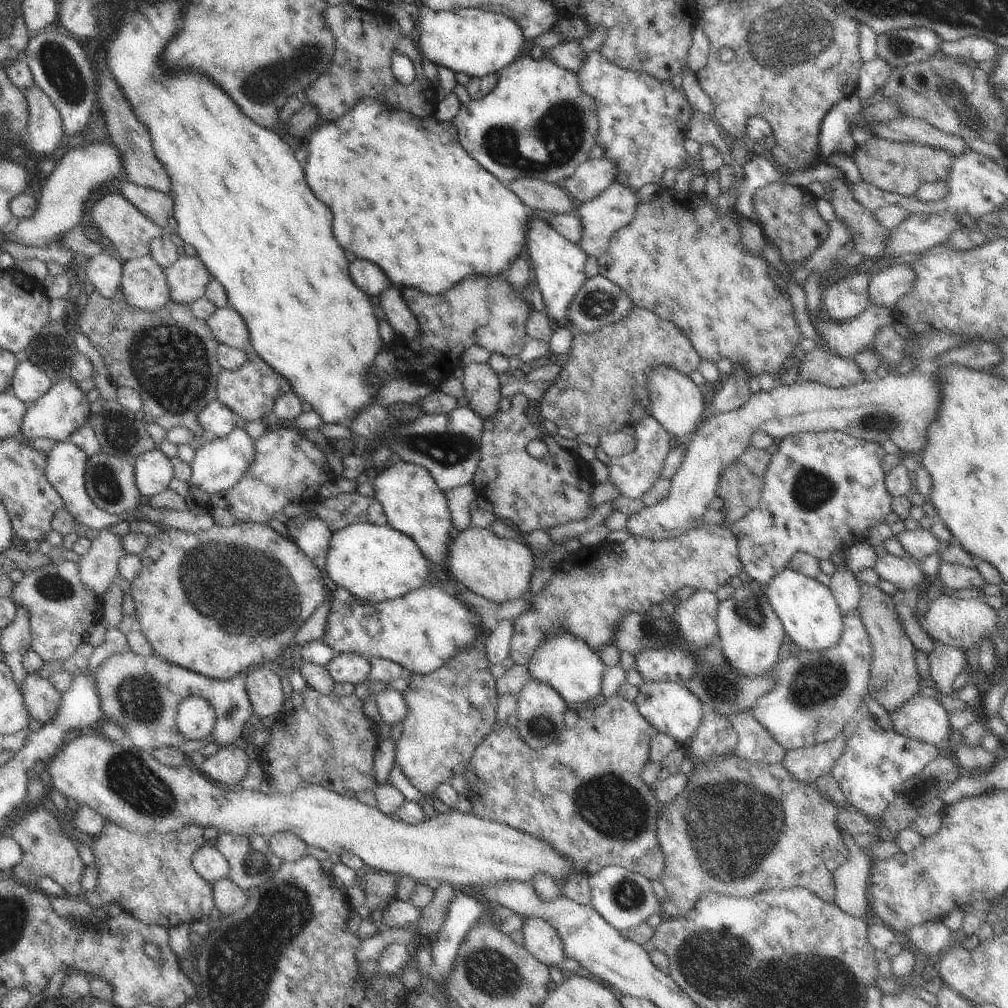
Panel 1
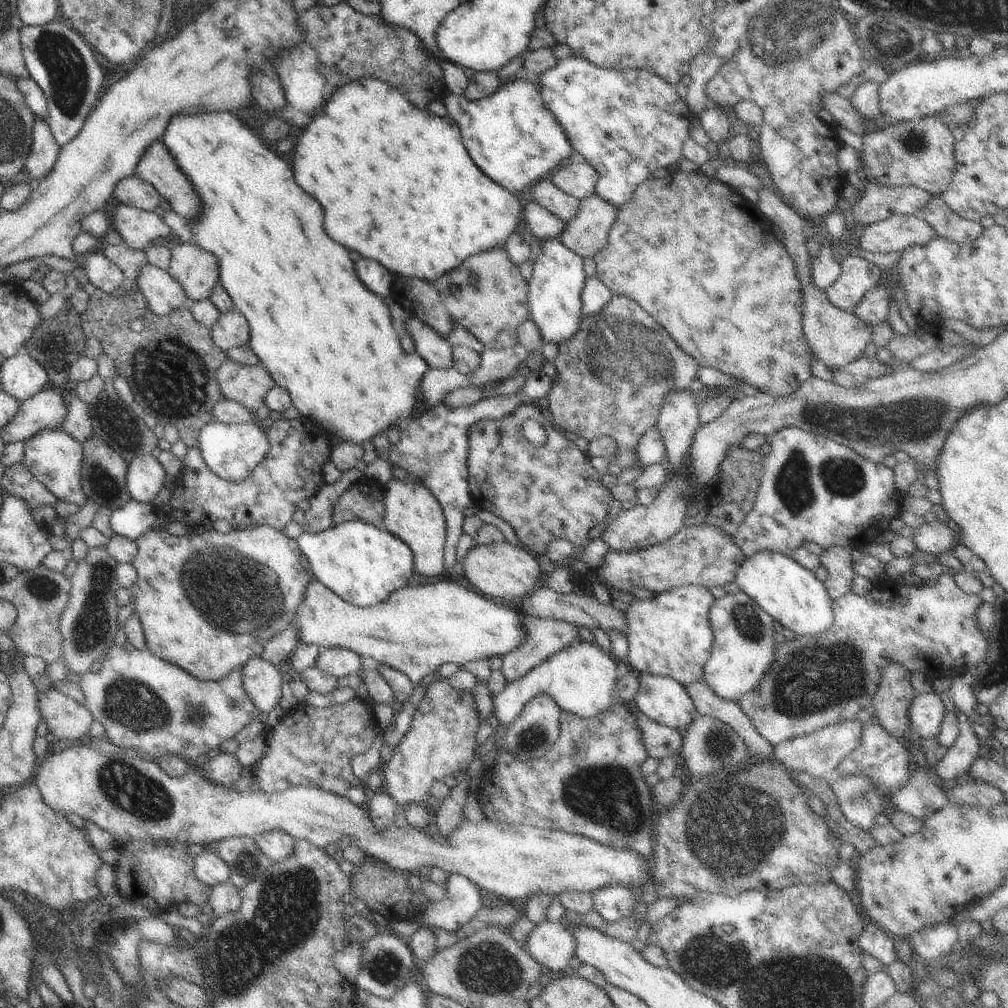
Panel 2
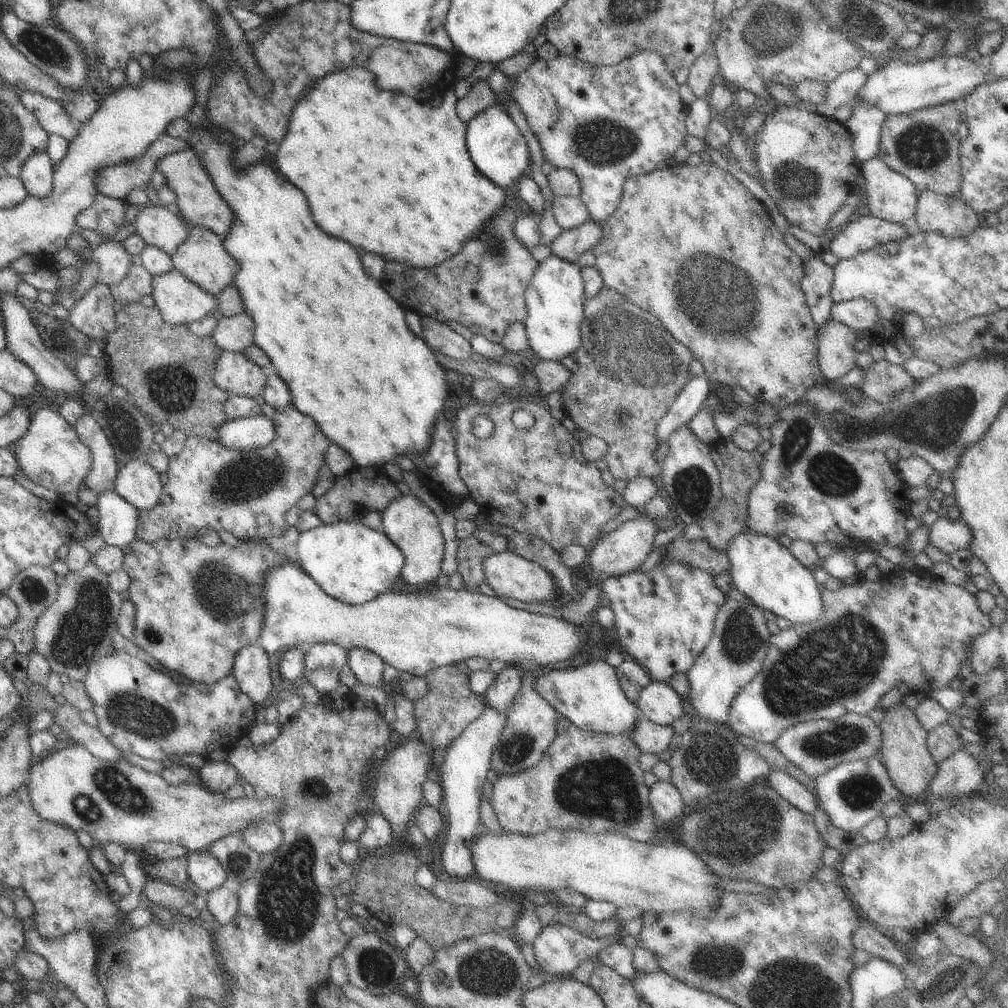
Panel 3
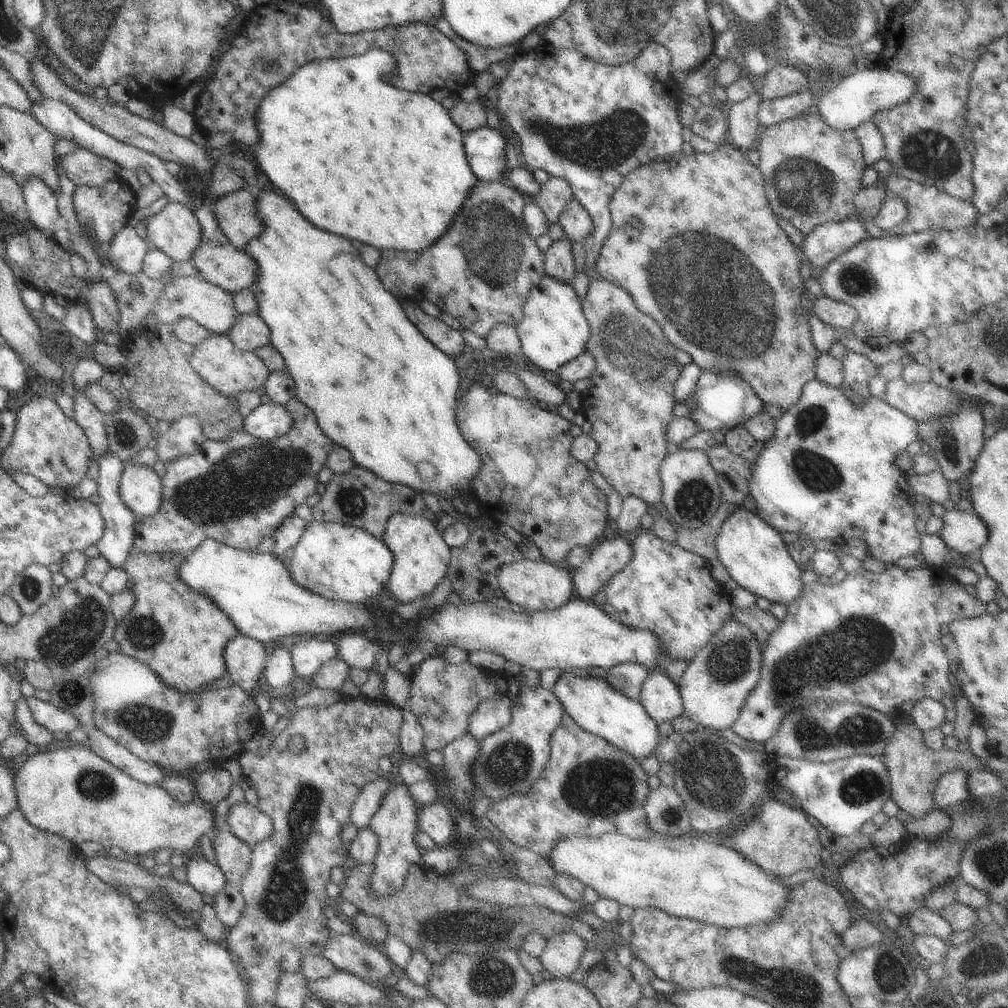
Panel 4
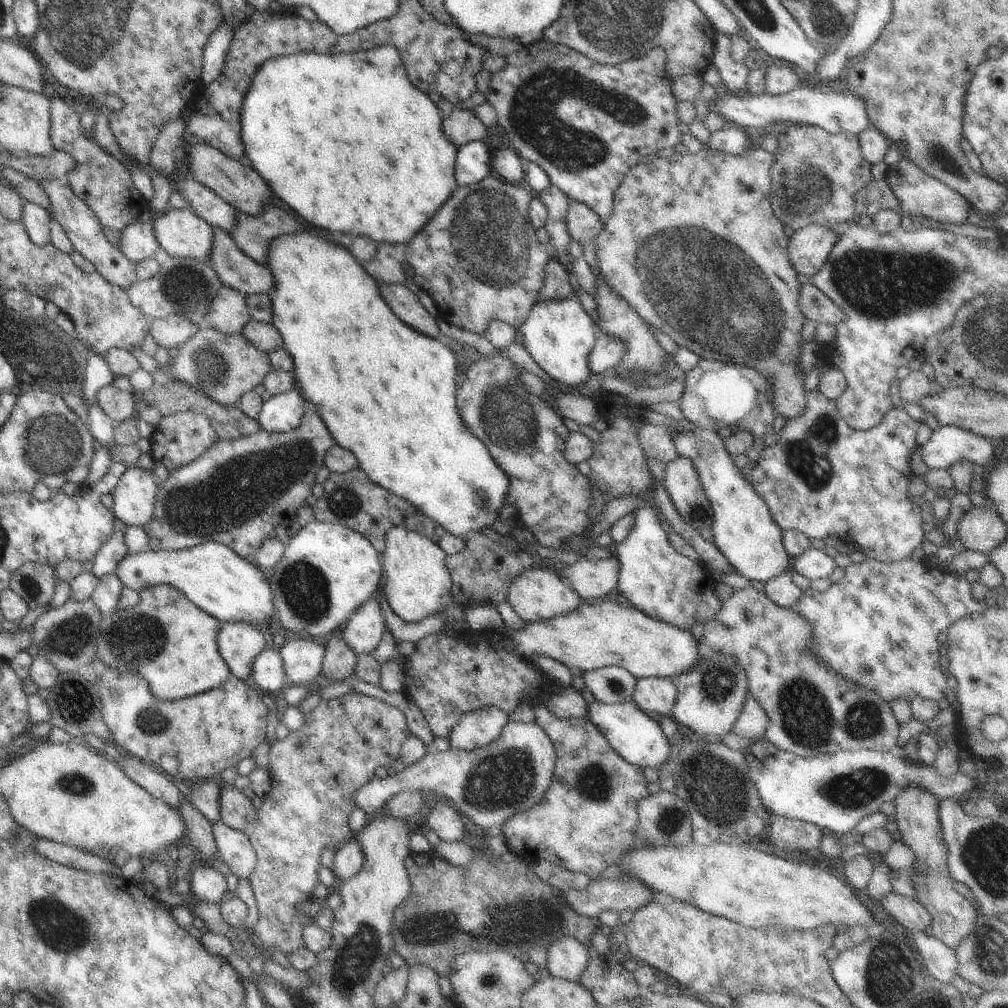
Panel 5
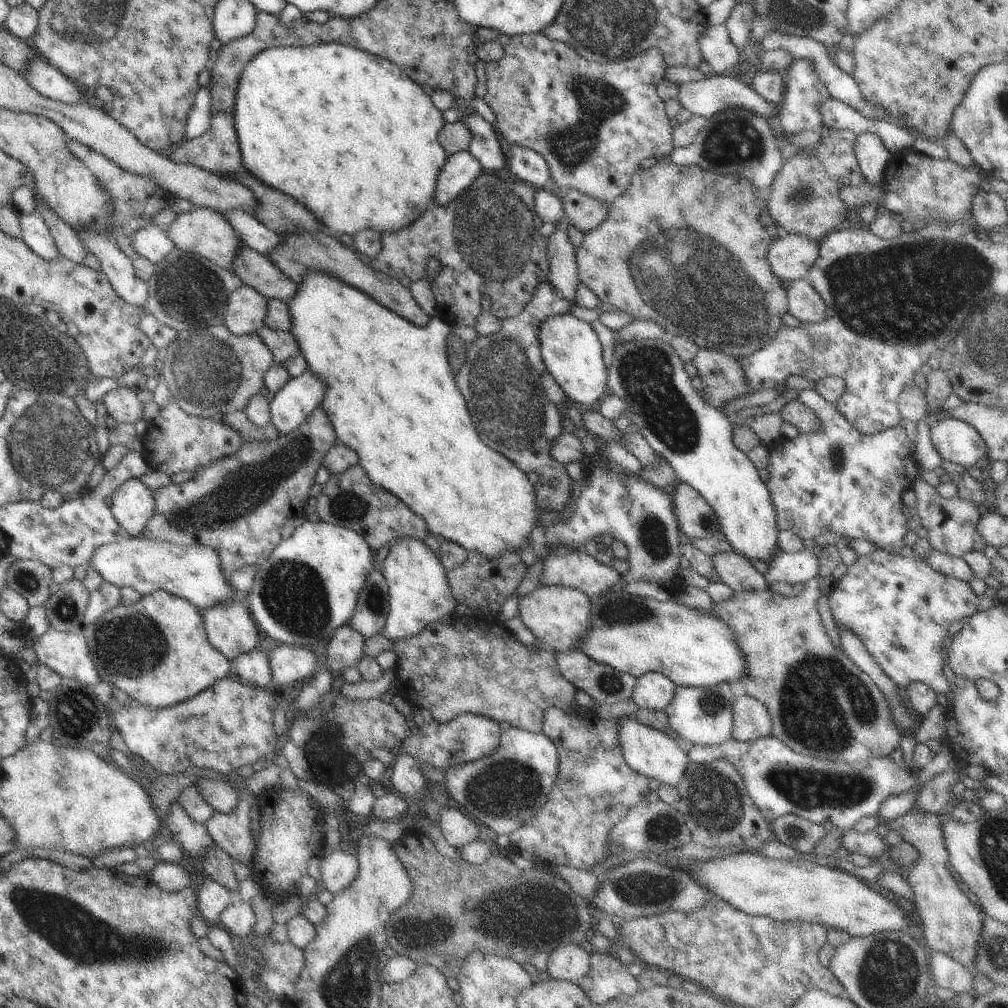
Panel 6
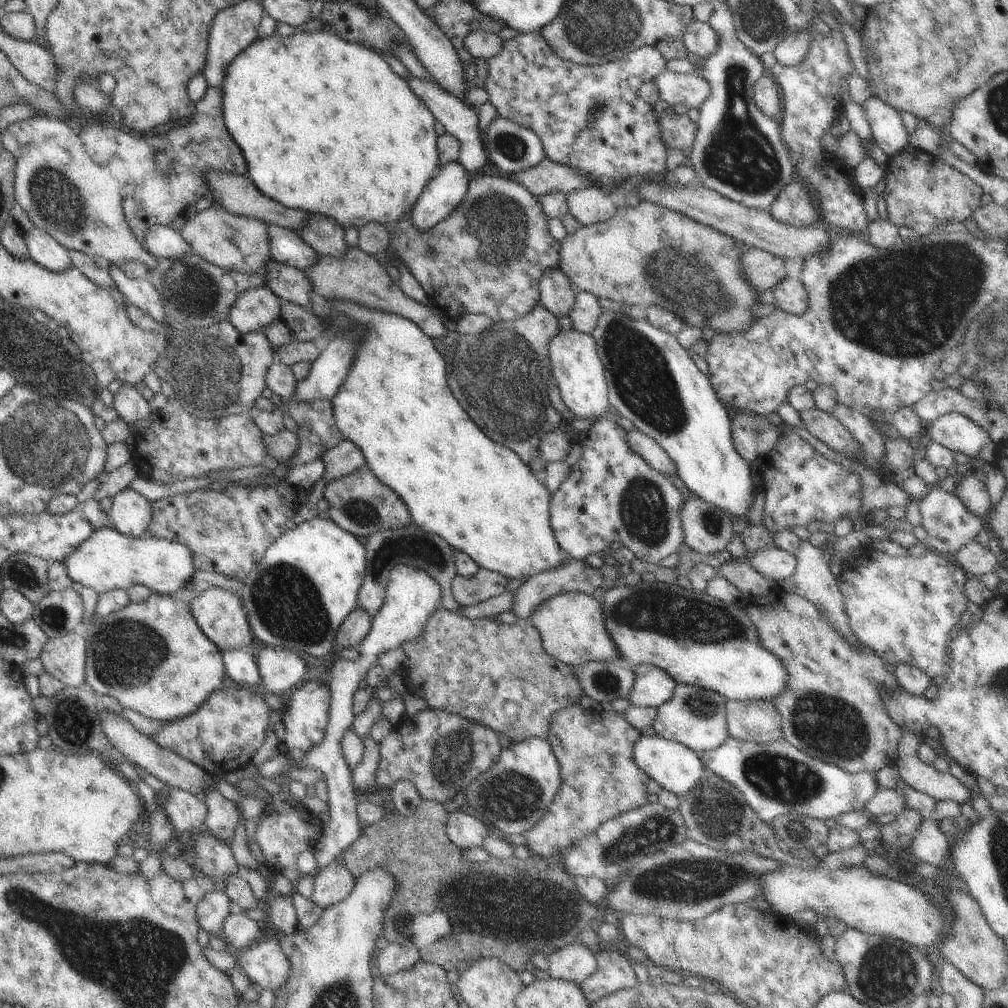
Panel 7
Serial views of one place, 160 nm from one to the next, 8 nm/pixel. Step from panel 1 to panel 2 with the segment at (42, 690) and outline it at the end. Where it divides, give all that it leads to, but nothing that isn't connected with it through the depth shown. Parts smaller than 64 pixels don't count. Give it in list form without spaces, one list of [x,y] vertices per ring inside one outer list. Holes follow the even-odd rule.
[[[56,688],[39,693],[37,707],[55,739],[86,740],[93,716],[88,707]]]

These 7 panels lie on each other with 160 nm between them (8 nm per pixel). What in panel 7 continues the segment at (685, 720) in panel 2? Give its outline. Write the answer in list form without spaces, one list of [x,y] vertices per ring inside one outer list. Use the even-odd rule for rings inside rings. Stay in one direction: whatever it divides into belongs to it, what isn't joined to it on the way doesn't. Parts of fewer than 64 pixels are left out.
[[[640,665],[634,668],[635,683],[628,700],[632,705],[660,708],[673,696],[676,681],[660,667]]]

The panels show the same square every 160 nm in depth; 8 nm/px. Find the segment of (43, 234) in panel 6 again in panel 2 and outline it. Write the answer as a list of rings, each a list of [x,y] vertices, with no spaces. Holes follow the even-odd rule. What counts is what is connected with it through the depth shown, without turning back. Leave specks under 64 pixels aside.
[[[35,117],[32,128],[31,151],[27,156],[25,166],[34,180],[42,180],[50,174],[54,163],[57,161],[61,146],[54,138],[48,119]]]

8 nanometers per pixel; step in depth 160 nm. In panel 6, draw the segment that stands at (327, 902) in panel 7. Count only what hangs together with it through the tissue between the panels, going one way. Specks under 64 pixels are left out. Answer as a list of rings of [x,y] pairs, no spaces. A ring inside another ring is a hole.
[[[334,851],[321,856],[320,888],[329,890],[334,896],[348,888],[359,871],[359,858],[345,851]]]

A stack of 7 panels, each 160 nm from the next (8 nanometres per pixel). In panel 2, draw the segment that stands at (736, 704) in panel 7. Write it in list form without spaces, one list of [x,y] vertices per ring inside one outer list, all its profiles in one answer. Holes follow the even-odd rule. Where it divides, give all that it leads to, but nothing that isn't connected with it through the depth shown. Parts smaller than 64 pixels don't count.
[[[942,573],[931,586],[900,588],[890,595],[873,592],[865,596],[848,593],[832,601],[836,622],[832,630],[840,630],[839,646],[822,644],[819,637],[796,636],[795,640],[776,643],[775,657],[759,685],[738,697],[736,704],[746,713],[756,730],[775,747],[788,739],[808,735],[819,728],[856,718],[860,710],[871,707],[878,688],[880,669],[890,661],[905,664],[912,673],[916,670],[930,678],[946,676],[955,680],[973,672],[989,657],[989,642],[978,626],[977,610],[982,606],[981,595],[966,594],[949,575]]]

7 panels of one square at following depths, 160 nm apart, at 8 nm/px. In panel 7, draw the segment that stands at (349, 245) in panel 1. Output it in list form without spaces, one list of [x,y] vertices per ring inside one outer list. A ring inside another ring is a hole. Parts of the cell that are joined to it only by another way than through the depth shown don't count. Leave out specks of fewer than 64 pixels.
[[[297,31],[295,36],[289,37],[275,33],[264,40],[254,40],[227,68],[223,86],[223,117],[230,136],[238,144],[246,159],[247,174],[264,196],[291,209],[322,213],[338,221],[344,229],[354,226],[359,231],[369,222],[393,227],[410,214],[424,187],[436,175],[439,165],[437,149],[439,135],[434,129],[437,120],[430,112],[429,106],[411,89],[406,79],[394,72],[382,56],[361,44],[348,42],[330,31]]]

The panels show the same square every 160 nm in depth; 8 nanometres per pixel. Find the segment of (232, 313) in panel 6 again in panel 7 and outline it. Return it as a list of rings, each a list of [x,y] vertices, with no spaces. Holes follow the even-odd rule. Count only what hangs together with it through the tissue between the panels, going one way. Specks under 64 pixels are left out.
[[[254,287],[236,298],[227,319],[242,334],[263,331],[280,316],[284,303],[270,289]]]

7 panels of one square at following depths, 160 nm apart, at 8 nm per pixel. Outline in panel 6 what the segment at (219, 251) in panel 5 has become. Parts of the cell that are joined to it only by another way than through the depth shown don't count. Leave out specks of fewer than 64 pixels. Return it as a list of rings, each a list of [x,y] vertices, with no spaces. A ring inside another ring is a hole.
[[[246,245],[237,250],[230,271],[243,285],[248,285],[267,299],[287,301],[298,290],[298,285],[276,268],[268,257]]]

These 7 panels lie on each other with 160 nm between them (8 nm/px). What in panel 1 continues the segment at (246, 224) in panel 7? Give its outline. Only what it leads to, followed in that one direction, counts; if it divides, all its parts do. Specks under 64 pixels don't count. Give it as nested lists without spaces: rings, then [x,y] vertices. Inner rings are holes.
[[[119,191],[109,192],[100,196],[91,208],[94,229],[99,236],[110,239],[111,247],[117,253],[120,261],[129,261],[150,254],[150,241],[156,237],[166,236],[167,232],[146,218],[124,195]]]

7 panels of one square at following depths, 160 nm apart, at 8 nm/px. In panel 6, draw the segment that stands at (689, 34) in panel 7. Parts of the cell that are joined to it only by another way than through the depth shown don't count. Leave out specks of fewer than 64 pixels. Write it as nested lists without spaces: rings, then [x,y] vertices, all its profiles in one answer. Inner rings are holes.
[[[725,24],[710,25],[699,42],[703,60],[712,68],[712,75],[734,76],[734,70],[740,66],[740,54],[731,41]]]

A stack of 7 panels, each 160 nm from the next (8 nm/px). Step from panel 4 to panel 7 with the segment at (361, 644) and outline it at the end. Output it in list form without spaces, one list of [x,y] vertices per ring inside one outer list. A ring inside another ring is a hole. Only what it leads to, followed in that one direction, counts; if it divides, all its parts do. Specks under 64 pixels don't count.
[[[411,524],[405,529],[380,531],[370,535],[366,549],[366,566],[365,577],[357,596],[357,606],[363,608],[365,612],[374,618],[381,611],[385,601],[385,592],[389,572],[393,570],[397,564],[409,564],[420,570],[425,570],[430,576],[434,577],[442,587],[442,598],[440,606],[450,612],[457,613],[462,605],[454,598],[452,594],[451,584],[454,575],[457,573],[455,567],[455,550],[439,536],[432,533],[426,534],[422,532],[416,525]]]

